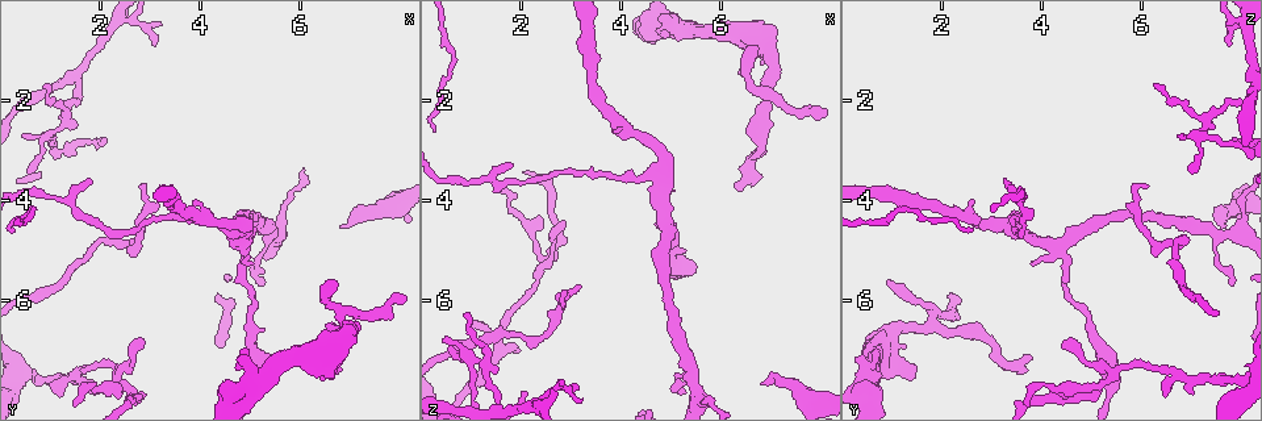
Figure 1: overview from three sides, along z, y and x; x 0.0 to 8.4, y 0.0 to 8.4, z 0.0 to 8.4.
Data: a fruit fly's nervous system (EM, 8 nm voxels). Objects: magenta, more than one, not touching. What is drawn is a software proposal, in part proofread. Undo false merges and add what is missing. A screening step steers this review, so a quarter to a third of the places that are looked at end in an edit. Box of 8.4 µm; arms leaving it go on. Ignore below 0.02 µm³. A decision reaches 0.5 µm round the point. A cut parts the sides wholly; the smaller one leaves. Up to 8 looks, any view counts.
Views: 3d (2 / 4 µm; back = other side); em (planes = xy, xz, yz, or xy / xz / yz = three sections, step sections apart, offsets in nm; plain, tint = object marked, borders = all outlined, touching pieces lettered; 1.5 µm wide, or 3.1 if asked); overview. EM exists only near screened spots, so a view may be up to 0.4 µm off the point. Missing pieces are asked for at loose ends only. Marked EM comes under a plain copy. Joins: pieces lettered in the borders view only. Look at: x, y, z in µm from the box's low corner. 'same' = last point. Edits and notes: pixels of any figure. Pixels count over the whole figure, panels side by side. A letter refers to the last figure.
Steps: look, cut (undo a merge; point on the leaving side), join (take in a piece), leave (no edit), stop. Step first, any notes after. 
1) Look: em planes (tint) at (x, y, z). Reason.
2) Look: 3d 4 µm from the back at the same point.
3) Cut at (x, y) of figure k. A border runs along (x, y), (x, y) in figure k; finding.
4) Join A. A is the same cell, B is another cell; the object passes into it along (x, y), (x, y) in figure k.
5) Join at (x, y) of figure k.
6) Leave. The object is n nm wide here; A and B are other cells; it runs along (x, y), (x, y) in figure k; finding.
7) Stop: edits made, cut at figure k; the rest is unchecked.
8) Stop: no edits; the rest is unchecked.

Look: 3d 2 µm at (4.90, 6.95, 0.70). An open end.

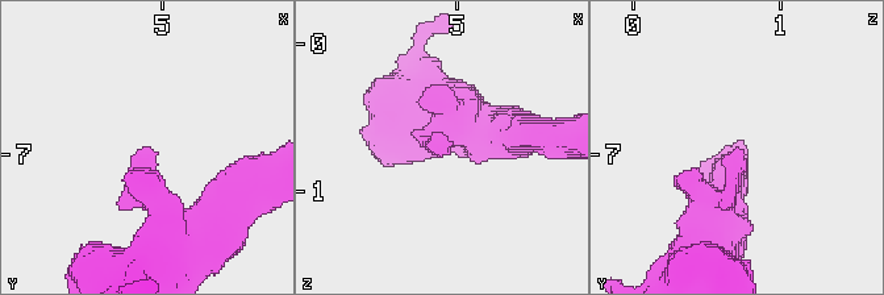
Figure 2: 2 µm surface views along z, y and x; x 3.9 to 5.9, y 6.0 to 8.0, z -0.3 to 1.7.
Look: em planes (borders) at (4.90, 6.98, 0.74).

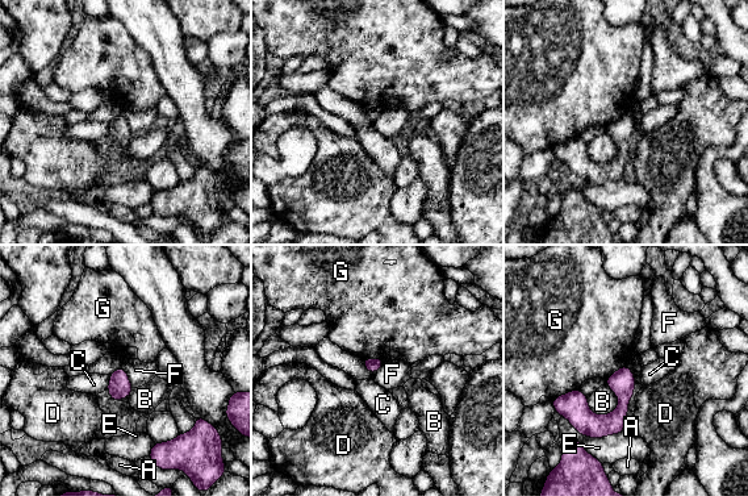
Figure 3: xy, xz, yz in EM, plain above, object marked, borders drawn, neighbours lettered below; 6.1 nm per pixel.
Leave. A, B, C, D, E, F and G are other cells; a border runs along (121, 367), (133, 387) in figure 3; none of them fits.

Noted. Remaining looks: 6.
Look: 3d 4 µm at (0.95, 1.70, 6.30). Thin end.

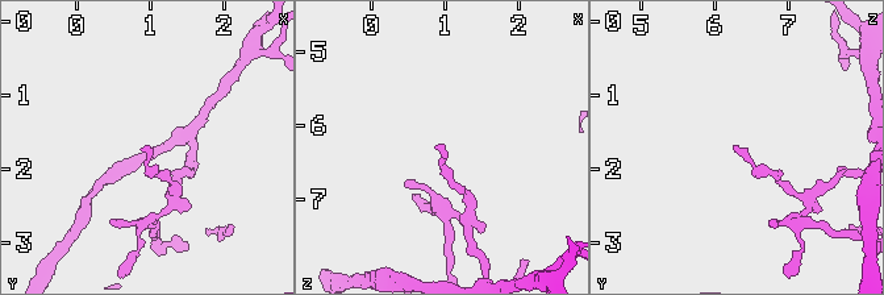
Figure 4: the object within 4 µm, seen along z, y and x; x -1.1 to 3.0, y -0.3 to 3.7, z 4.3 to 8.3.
Look: em planes (tint) at (0.95, 1.65, 6.25).

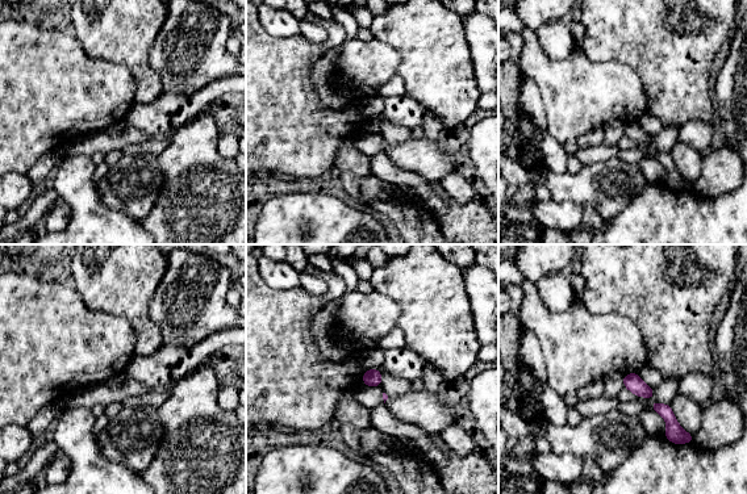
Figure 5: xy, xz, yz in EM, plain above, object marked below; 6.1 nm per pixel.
Look: em planes (borders) at the same point.

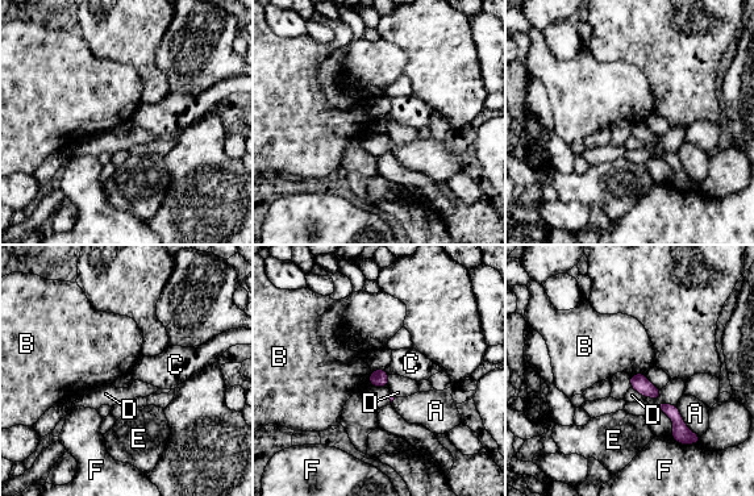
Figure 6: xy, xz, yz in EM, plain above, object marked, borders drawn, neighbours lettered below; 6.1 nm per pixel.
Leave. A, B, C, D, E and F are other cells; a border runs along (373, 371), (369, 384) in figure 6; none of them fits.

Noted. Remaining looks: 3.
Look: 3d 2 µm at (3.10, 0.95, 7.75). Free end.

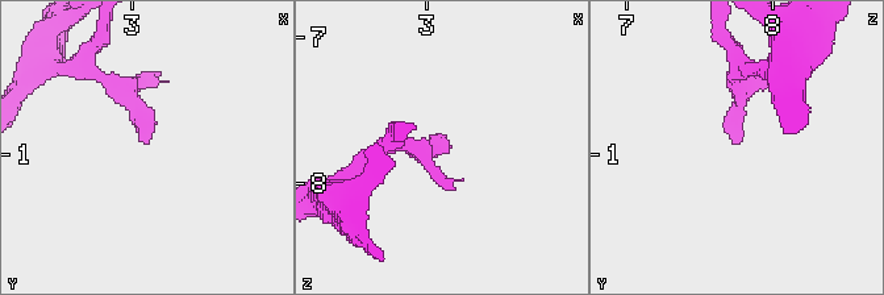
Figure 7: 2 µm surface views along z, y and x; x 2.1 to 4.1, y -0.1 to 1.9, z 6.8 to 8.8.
Look: em planes (borders) at (3.08, 0.96, 7.76). Shape alone is not enough.

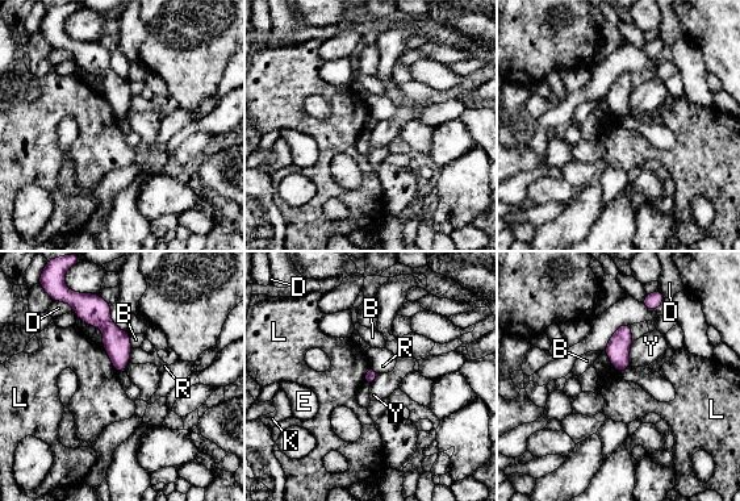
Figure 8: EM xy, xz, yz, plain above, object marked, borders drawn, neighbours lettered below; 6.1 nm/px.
Leave. The object is 70 nm wide here; B, D, E, K, L, R and Y are other cells; a border runs along (101, 345), (117, 371) in figure 8; none of them fits.

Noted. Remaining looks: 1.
Stop: no edits; the rest is unchecked.

